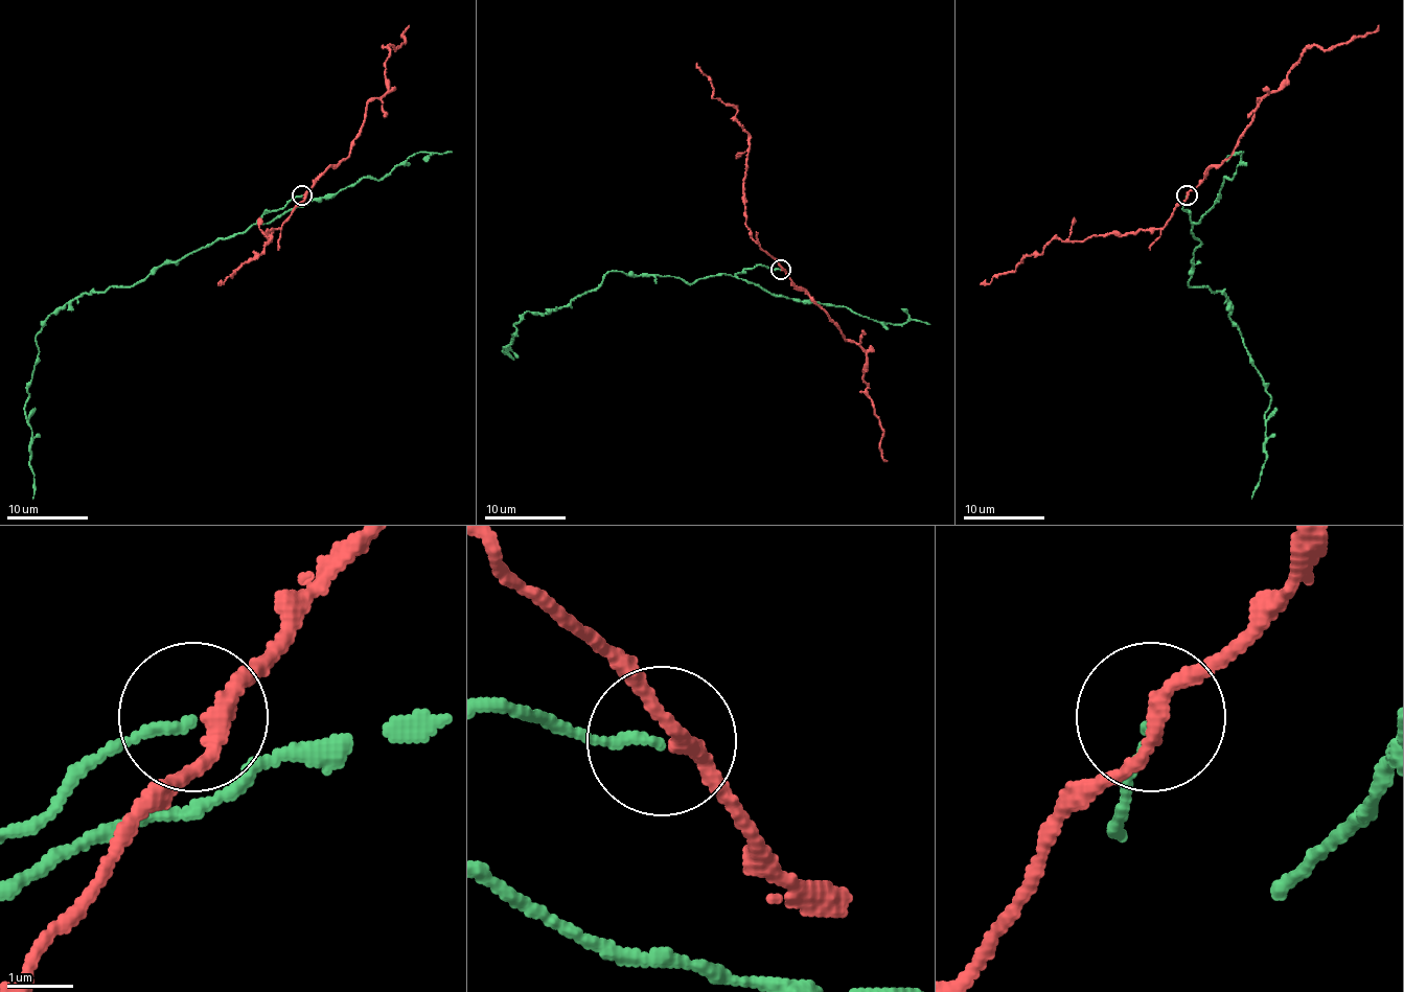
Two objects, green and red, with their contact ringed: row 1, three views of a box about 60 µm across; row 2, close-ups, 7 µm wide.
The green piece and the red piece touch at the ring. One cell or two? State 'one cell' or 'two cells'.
two cells

